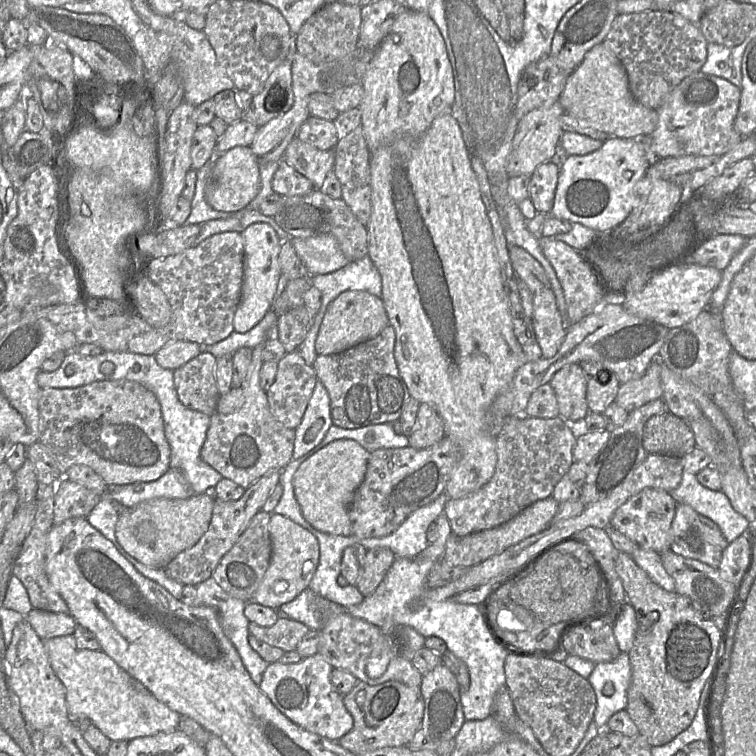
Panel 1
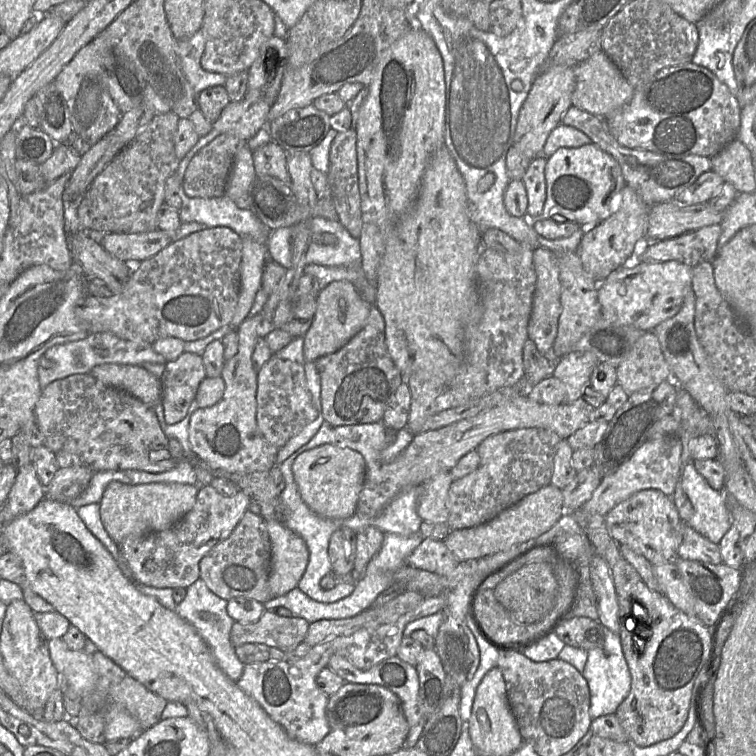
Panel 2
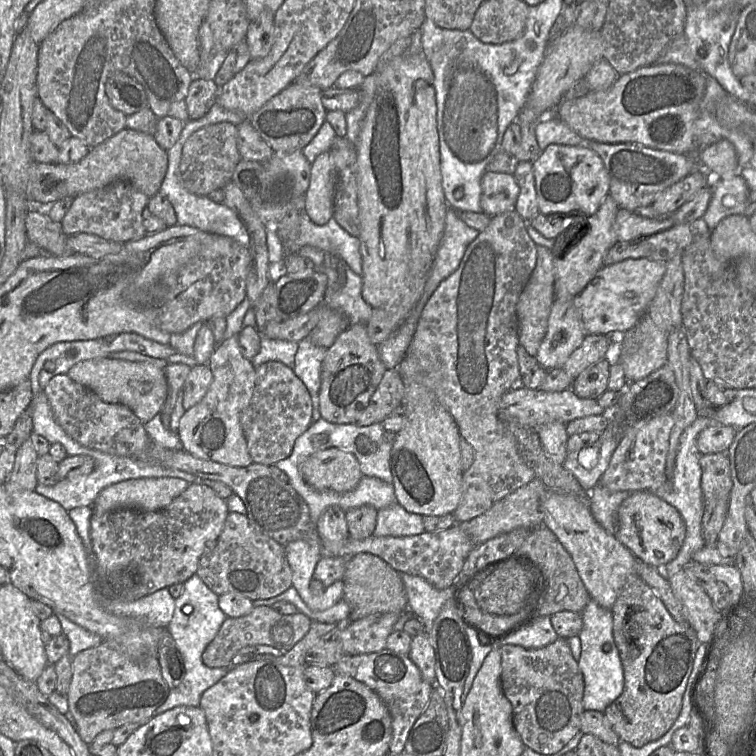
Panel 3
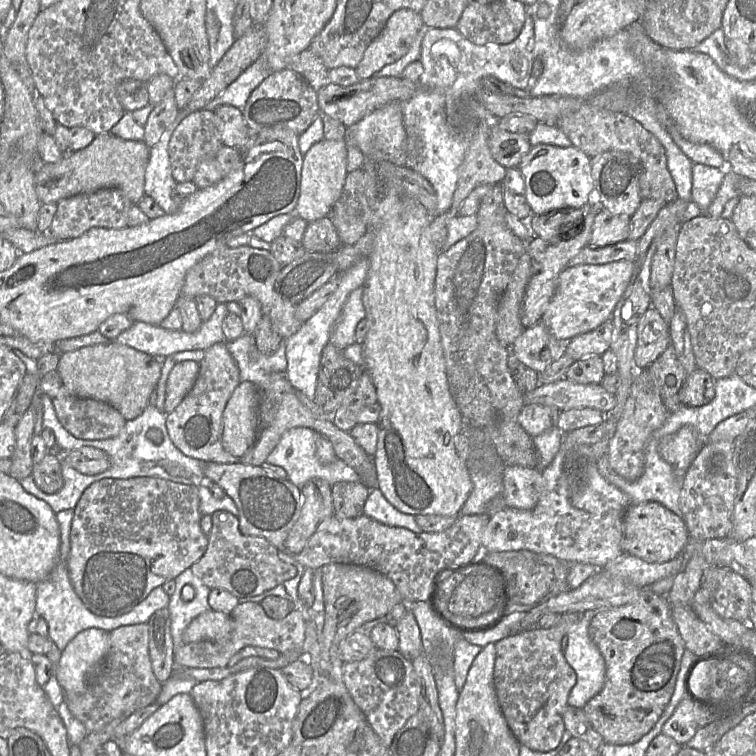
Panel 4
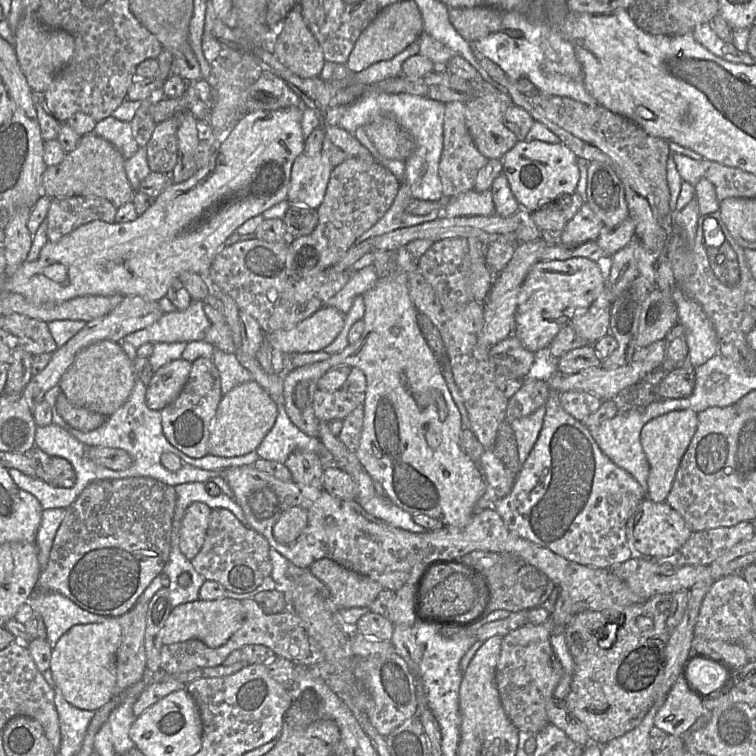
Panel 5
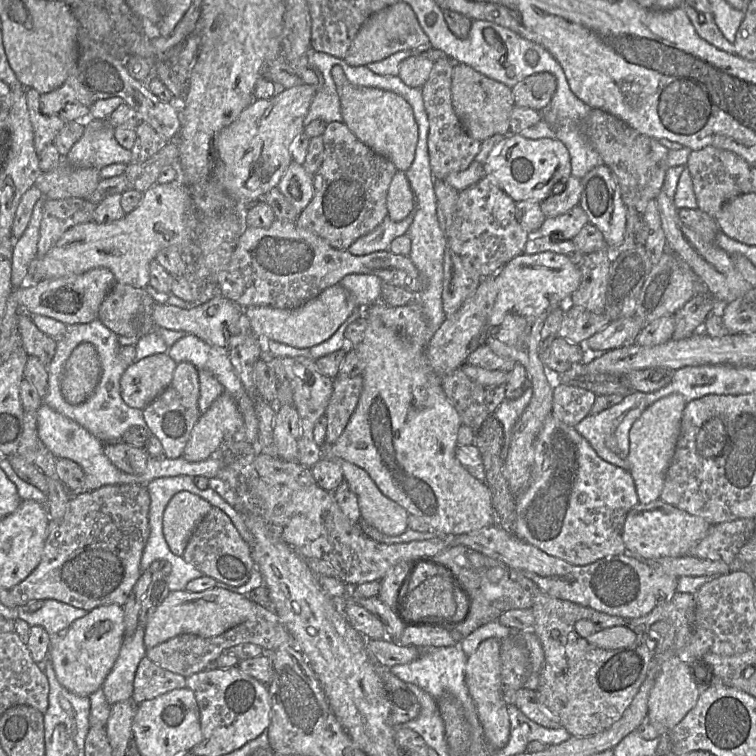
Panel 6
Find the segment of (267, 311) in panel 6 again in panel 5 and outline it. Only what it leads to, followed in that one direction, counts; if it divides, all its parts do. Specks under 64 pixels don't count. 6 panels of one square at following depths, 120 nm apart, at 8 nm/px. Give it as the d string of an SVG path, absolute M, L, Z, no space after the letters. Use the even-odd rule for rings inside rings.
M325 305L289 330L265 333L274 350L287 353L322 351L343 329L346 315Z

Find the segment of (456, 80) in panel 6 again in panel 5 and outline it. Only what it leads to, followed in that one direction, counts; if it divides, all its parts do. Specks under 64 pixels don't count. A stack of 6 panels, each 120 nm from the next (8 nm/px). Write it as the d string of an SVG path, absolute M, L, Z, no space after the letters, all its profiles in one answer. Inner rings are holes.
M487 81L470 82L479 91L479 96L466 102L466 125L479 151L488 159L502 159L518 142L518 138L504 123L504 115L507 109L513 104L511 96L504 90L494 87Z

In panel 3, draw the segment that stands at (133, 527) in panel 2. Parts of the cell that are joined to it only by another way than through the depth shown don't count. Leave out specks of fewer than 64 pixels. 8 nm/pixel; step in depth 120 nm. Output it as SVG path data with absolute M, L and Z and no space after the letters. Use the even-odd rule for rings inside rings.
M179 478L124 480L103 489L93 507L96 512L133 509L154 512L167 507L190 484Z

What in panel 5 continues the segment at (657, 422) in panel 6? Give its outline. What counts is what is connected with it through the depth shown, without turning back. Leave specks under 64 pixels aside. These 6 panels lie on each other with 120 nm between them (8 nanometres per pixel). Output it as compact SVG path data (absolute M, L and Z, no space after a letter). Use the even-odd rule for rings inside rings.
M692 410L672 411L647 422L640 433L643 451L649 463L649 476L645 498L665 502L671 490L681 459L697 428L697 414Z

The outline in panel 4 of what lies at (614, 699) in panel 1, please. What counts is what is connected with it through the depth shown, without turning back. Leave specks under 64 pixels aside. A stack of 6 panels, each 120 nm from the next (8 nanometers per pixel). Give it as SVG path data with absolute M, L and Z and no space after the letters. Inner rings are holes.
M593 610L583 612L581 620L562 639L564 657L577 676L568 696L568 705L582 709L605 683L605 661L589 634L595 613Z

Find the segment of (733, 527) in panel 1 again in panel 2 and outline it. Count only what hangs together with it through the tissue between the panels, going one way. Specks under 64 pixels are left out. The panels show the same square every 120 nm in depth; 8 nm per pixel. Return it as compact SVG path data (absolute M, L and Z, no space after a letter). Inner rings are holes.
M693 460L682 470L681 489L694 510L687 525L718 544L733 523L726 493L713 490L697 472Z

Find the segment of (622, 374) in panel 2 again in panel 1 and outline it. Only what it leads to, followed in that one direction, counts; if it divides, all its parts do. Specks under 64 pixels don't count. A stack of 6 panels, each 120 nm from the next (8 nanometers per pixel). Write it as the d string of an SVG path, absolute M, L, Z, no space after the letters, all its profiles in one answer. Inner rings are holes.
M657 357L641 378L620 384L615 399L617 405L630 413L648 402L662 398L662 366L662 361Z

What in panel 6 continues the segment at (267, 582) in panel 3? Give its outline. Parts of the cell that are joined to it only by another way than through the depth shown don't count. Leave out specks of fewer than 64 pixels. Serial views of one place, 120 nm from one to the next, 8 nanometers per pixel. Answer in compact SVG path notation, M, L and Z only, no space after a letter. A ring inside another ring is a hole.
M217 507L196 526L182 557L205 576L234 587L245 584L255 568L251 546L241 537L229 516Z

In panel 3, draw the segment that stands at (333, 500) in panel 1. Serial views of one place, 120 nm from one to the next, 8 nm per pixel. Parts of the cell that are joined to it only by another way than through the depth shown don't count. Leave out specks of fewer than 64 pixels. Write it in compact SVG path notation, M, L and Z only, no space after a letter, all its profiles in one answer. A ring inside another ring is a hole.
M330 447L307 457L300 464L304 480L316 490L344 493L353 490L363 477L357 458Z

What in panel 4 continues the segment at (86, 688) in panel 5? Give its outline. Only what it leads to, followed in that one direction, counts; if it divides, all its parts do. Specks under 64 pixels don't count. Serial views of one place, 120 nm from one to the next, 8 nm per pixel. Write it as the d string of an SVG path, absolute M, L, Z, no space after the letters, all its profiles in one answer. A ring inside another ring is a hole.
M89 628L86 630L81 631L80 633L78 633L66 646L66 648L62 651L62 655L59 661L59 664L55 670L55 676L64 692L64 700L65 700L65 695L69 695L69 694L83 694L86 691L86 688L92 683L93 679L95 679L95 677L98 675L98 673L100 672L101 666L103 664L103 661L106 657L106 654L108 653L108 648L109 648L109 633L102 630L102 629L98 629L98 628Z

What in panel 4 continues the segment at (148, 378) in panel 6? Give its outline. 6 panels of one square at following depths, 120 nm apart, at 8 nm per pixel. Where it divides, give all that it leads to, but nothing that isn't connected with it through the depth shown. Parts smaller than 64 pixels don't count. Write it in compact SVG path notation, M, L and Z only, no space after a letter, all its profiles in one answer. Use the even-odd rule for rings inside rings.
M183 361L175 363L166 384L164 410L172 412L193 388L199 373L199 363Z

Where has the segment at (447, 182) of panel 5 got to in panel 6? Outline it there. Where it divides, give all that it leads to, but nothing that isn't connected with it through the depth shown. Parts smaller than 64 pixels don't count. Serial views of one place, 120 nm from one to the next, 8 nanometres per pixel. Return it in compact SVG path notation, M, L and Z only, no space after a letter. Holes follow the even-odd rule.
M447 57L433 63L430 76L420 90L429 121L427 145L431 172L435 179L445 180L450 173L460 172L469 167L479 153L481 142L466 132L452 104L454 61Z

